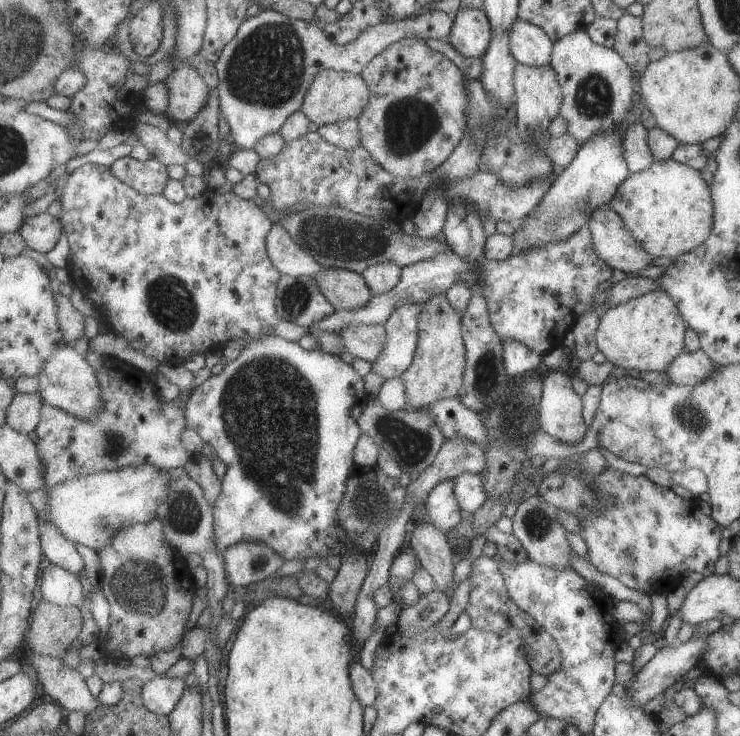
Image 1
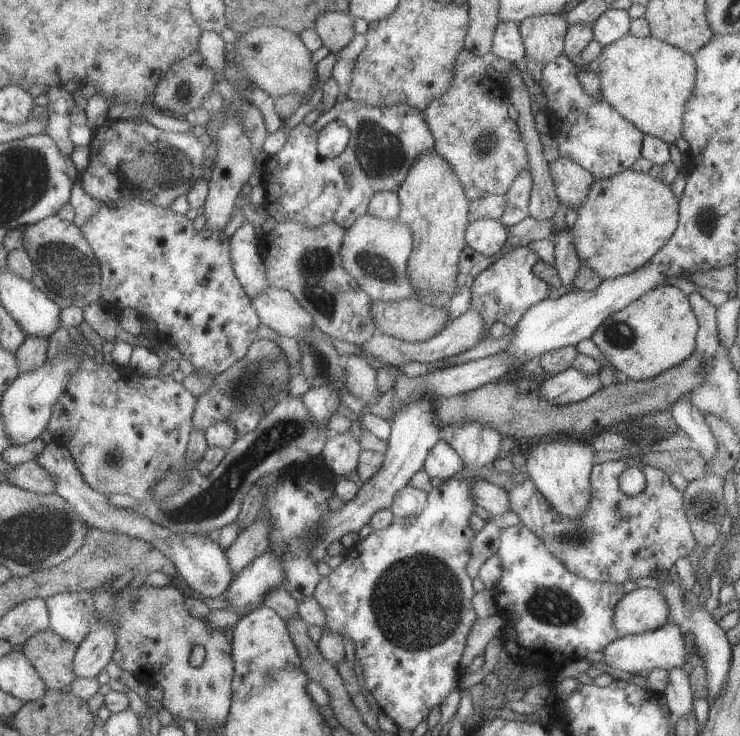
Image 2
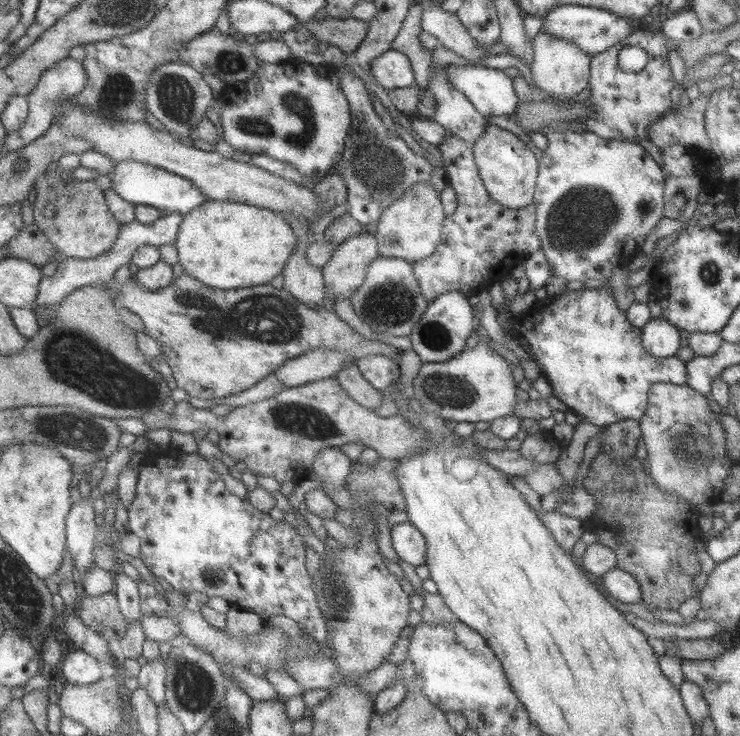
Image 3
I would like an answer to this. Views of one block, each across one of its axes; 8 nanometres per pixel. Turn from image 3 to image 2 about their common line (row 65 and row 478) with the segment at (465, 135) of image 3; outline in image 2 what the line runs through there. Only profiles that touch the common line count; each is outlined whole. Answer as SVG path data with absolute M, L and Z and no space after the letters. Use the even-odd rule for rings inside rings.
M439 439L433 448L429 450L424 469L429 473L429 478L449 479L453 474L460 472L463 462L459 455L446 443Z

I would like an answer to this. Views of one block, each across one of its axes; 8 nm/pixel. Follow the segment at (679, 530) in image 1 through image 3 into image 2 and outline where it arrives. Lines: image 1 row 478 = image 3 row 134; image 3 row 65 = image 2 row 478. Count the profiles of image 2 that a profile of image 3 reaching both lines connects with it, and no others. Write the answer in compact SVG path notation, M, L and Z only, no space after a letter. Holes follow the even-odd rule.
M619 459L617 461L605 461L593 465L591 468L590 486L592 487L589 496L589 504L583 514L579 516L561 516L545 500L545 497L535 488L530 478L523 480L521 484L516 483L513 488L507 490L509 498L509 510L517 514L525 528L534 532L535 536L551 556L555 556L569 572L585 578L591 582L622 584L625 580L636 580L643 577L655 577L659 570L671 570L679 558L688 558L691 550L695 548L695 540L687 516L683 510L683 494L676 490L669 482L669 475L662 470L641 464L635 459ZM625 468L638 468L645 476L645 488L635 496L624 495L619 490L619 474Z

